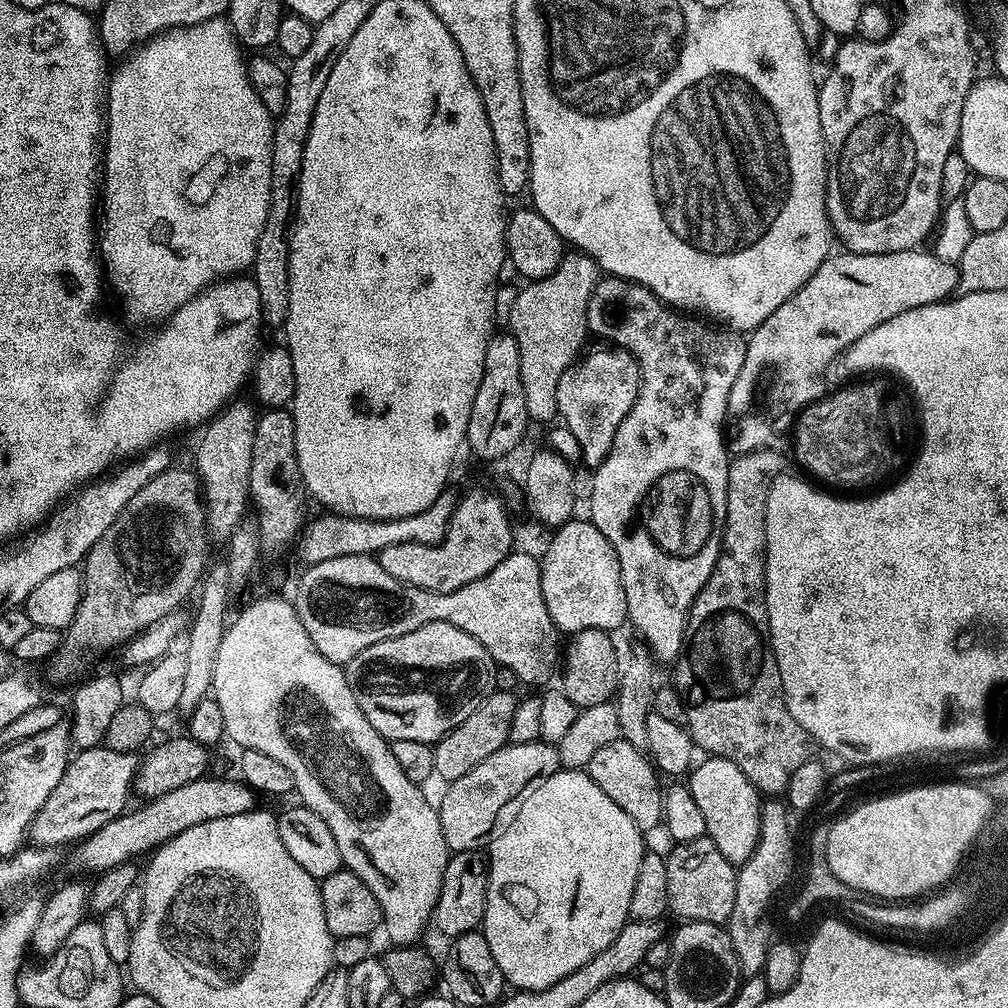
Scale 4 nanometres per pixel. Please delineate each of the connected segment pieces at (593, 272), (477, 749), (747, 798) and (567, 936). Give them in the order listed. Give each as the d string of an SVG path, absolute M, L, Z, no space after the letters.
M568 254L554 274L525 283L518 298L514 298L514 310L510 310L506 328L518 342L522 394L526 394L529 421L544 424L557 419L558 382L581 355L584 336L589 335L588 299L601 276L591 256Z
M491 692L482 702L482 706L478 706L478 710L474 710L474 714L466 718L466 722L454 726L454 730L450 730L440 740L435 741L435 775L441 776L444 782L457 780L462 778L462 774L470 774L470 770L486 758L490 758L490 754L503 748L508 743L510 718L514 718L517 703L516 692Z
M707 757L704 760L691 771L688 785L706 821L705 835L728 861L739 866L752 856L760 839L760 793L729 759Z
M559 770L553 773L546 782L542 782L542 786L538 786L538 790L534 790L534 794L530 794L530 798L522 802L518 818L514 818L514 822L510 822L510 826L506 826L506 830L502 830L502 834L498 834L498 838L494 838L494 842L487 849L488 890L482 921L484 937L486 942L490 942L490 954L494 954L498 970L502 970L505 981L513 989L525 992L546 990L546 986L554 986L554 982L566 978L566 974L574 974L578 966L586 966L586 962L590 962L594 954L602 954L602 950L606 950L606 946L610 946L610 942L618 938L618 934L630 919L628 911L630 898L634 898L634 881L638 878L638 866L642 866L646 851L644 840L645 833L638 826L634 826L634 822L630 822L629 816L612 799L606 798L606 794L598 790L598 786L584 770Z

